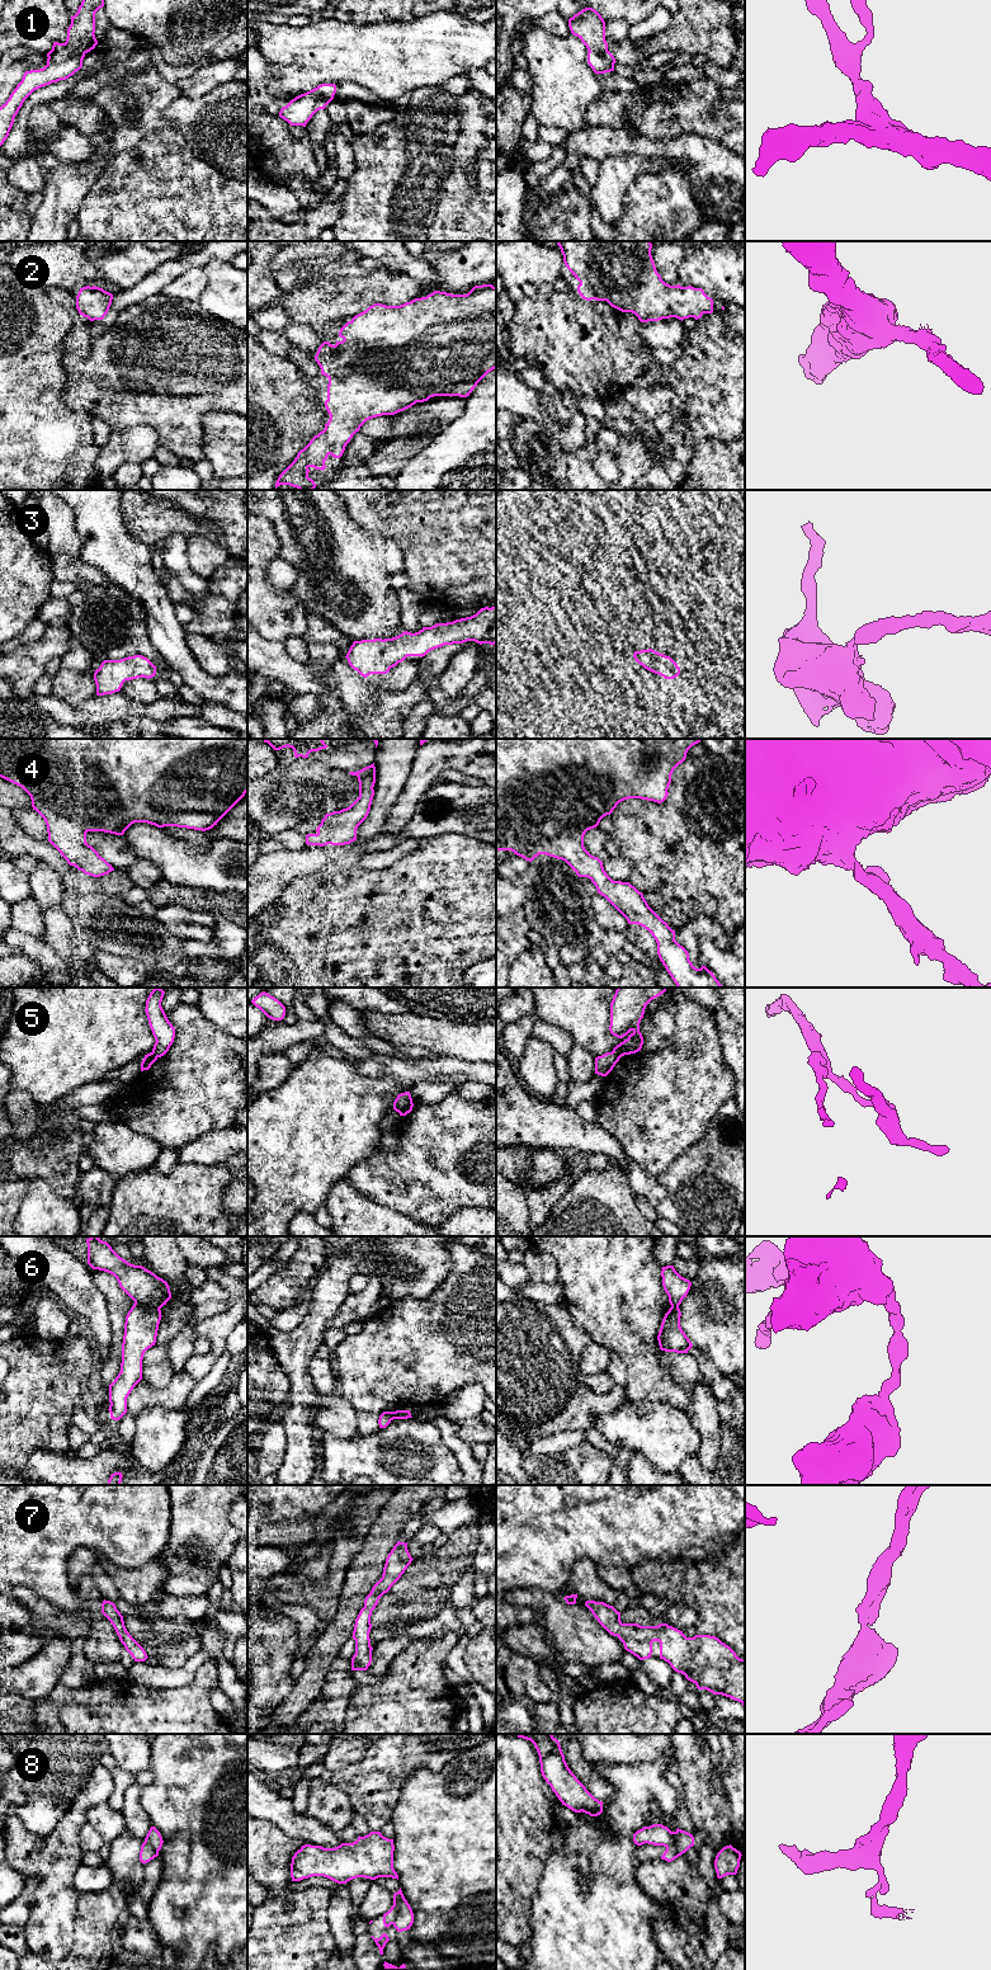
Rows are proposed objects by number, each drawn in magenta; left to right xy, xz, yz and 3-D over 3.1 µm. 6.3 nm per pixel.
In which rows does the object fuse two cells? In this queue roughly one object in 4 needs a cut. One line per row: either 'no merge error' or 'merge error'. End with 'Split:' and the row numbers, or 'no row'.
1: no merge error
2: no merge error
3: no merge error
4: no merge error
5: merge error
6: merge error
7: no merge error
8: merge error
Split: 5, 6, 8

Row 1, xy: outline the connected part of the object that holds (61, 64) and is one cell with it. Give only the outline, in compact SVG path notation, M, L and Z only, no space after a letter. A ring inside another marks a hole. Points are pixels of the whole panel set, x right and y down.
M82 0L77 13L71 17L66 42L53 42L43 69L24 72L22 81L0 107L0 146L8 138L24 100L34 90L66 80L82 67L85 55L98 44L94 34L95 13L103 6L104 0Z

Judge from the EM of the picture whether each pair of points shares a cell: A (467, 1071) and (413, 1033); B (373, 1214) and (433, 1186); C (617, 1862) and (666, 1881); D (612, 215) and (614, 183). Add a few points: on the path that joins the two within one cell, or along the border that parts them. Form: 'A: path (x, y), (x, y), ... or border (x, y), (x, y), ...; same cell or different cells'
A: border (438, 1054), (472, 1061); different cells
B: border (359, 1193), (413, 1220); different cells
C: border (640, 1864), (636, 1869), (636, 1881), (650, 1897); different cells
D: path (612, 207), (612, 191); same cell

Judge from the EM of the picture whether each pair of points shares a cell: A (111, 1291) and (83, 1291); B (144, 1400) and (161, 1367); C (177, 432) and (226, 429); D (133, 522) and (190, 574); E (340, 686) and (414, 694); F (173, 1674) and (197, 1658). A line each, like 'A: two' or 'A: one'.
A: two
B: two
C: two
D: two
E: one
F: one

